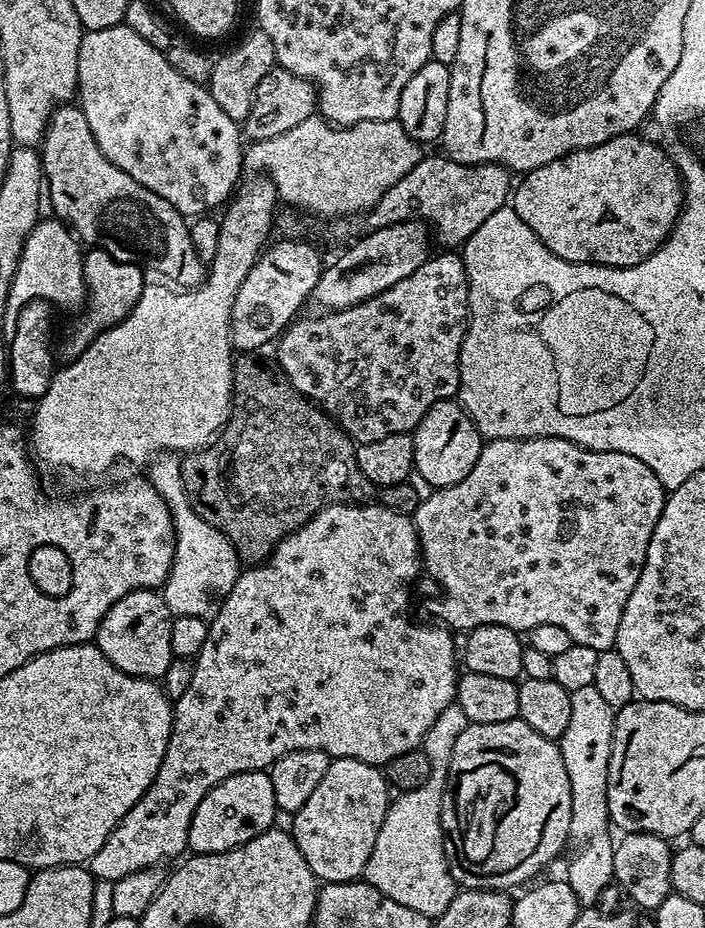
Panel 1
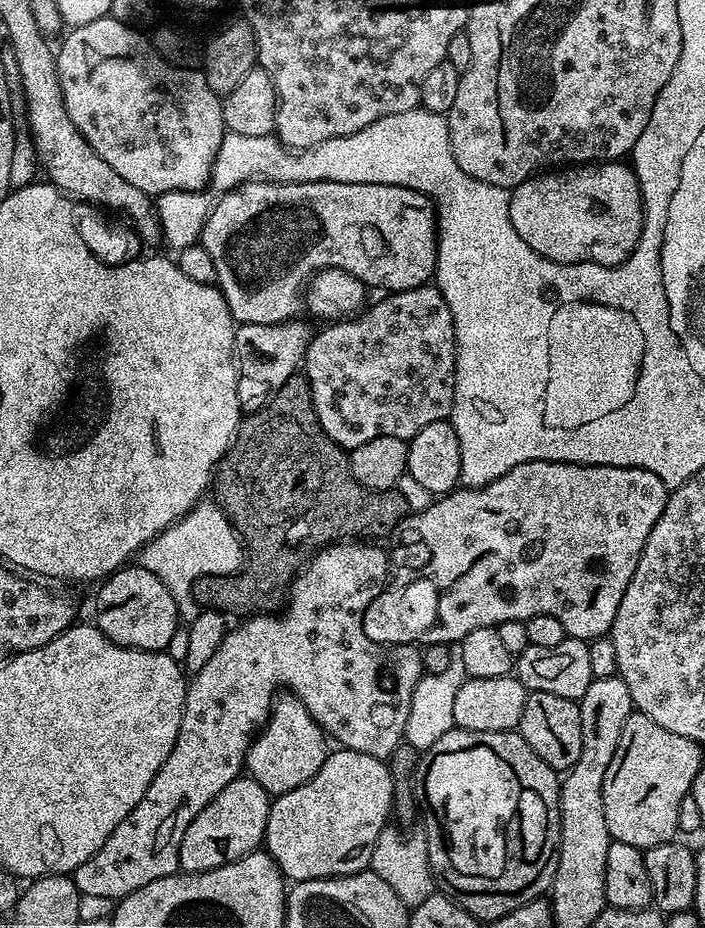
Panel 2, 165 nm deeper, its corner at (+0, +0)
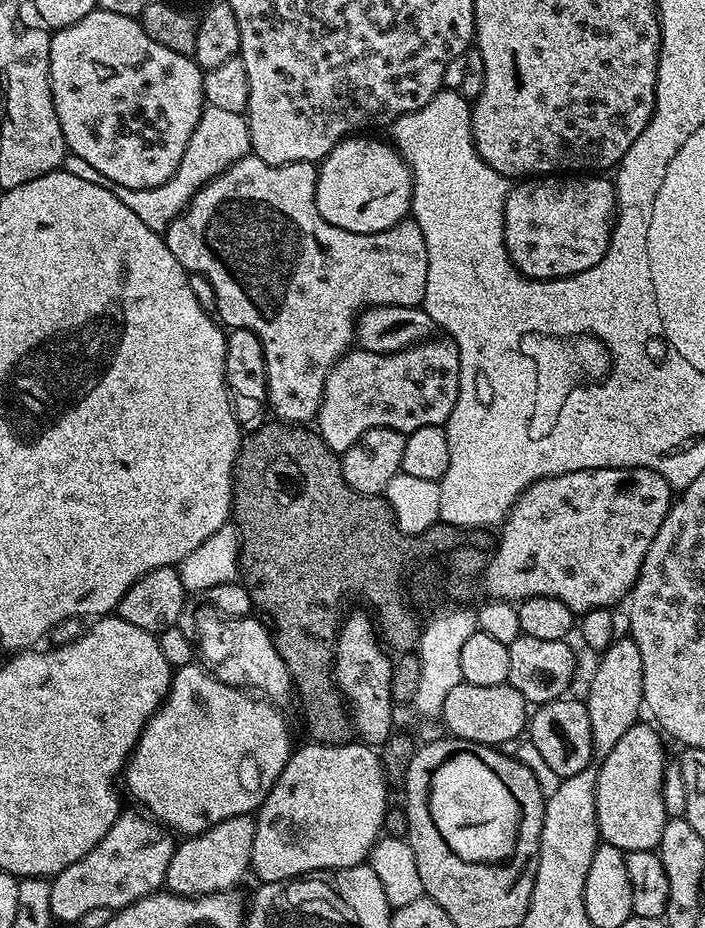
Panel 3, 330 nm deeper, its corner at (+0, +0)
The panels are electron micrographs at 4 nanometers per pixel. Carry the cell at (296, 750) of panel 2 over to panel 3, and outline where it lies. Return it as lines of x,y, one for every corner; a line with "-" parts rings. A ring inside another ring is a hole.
250,614
234,617
234,644
230,644
228,658
212,662
208,670
230,686
249,688
268,698
277,698
293,691
292,677
273,644
271,632
259,617

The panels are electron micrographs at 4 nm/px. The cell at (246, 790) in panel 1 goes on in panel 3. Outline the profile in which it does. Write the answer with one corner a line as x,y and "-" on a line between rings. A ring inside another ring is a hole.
251,815
226,818
197,836
181,839
170,858
164,883
167,891
178,896
205,896
227,892
249,871
254,850
256,821

